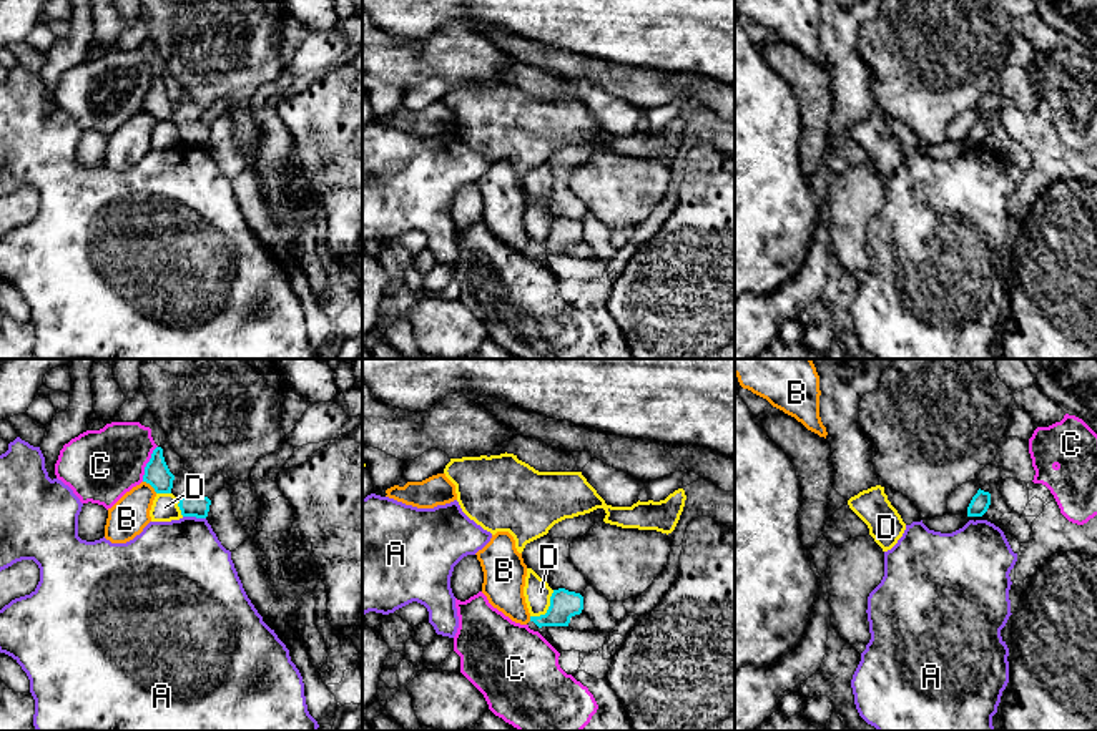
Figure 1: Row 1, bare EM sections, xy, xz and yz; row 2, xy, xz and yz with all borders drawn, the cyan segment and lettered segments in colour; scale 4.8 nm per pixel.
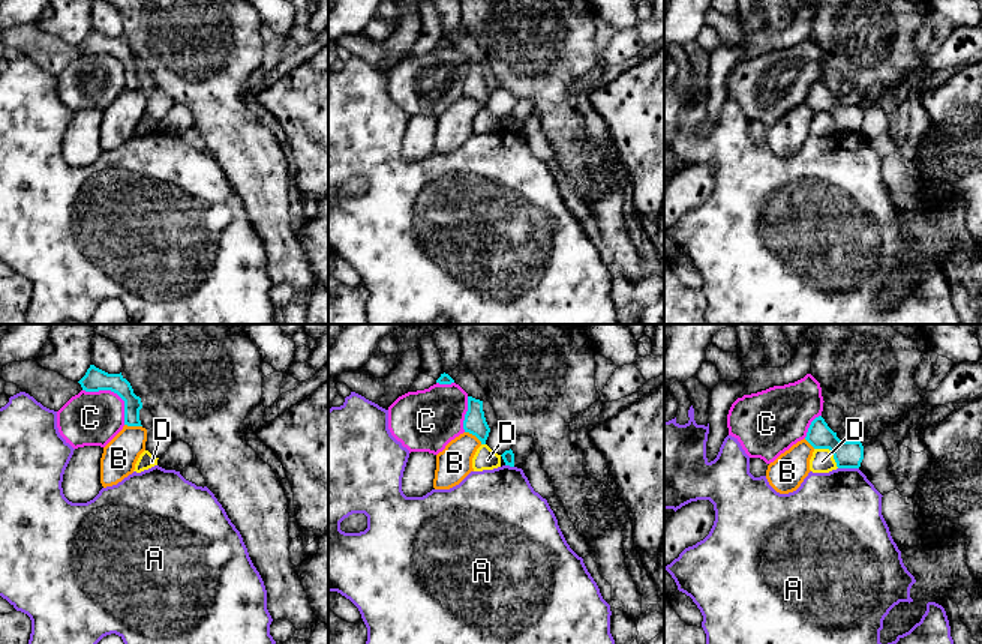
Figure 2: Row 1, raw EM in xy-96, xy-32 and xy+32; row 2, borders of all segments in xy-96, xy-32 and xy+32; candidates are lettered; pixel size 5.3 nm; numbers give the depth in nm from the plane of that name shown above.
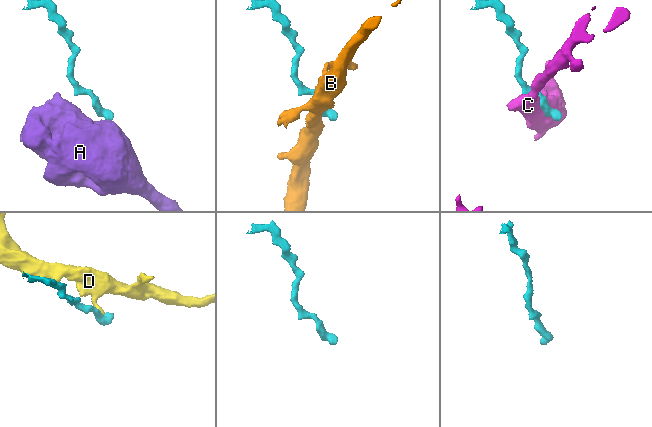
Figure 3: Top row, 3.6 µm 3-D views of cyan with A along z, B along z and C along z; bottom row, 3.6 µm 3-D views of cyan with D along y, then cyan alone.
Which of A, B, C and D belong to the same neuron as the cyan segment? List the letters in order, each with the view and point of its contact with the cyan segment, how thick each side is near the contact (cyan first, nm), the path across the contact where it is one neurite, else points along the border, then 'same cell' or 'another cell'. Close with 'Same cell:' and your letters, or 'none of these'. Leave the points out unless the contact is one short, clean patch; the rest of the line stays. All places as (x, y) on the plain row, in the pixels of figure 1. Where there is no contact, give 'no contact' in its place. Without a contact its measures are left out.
A: meets cyan in xy at (195, 143); 110 nm thick on the cyan side, 440 nm on the other; another cell
B: meets cyan in xy at (150, 112); 120 nm thick on the cyan side, 190 nm on the other; border along xy (143, 108), (157, 120); another cell
C: meets cyan in xy at (147, 92); 120 nm thick on the cyan side, 360 nm on the other; another cell
D: meets cyan in xz at (549, 236); 140 nm thick on the cyan side, 130 nm on the other; border along xz (554, 218), (549, 236), (531, 245); another cell
Same cell: none of these

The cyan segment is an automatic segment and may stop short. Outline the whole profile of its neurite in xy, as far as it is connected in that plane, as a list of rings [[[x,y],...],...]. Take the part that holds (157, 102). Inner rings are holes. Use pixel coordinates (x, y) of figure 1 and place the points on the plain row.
[[[156,75],[145,95],[143,110],[150,111],[156,121],[171,121],[175,103],[170,100],[163,76]]]

